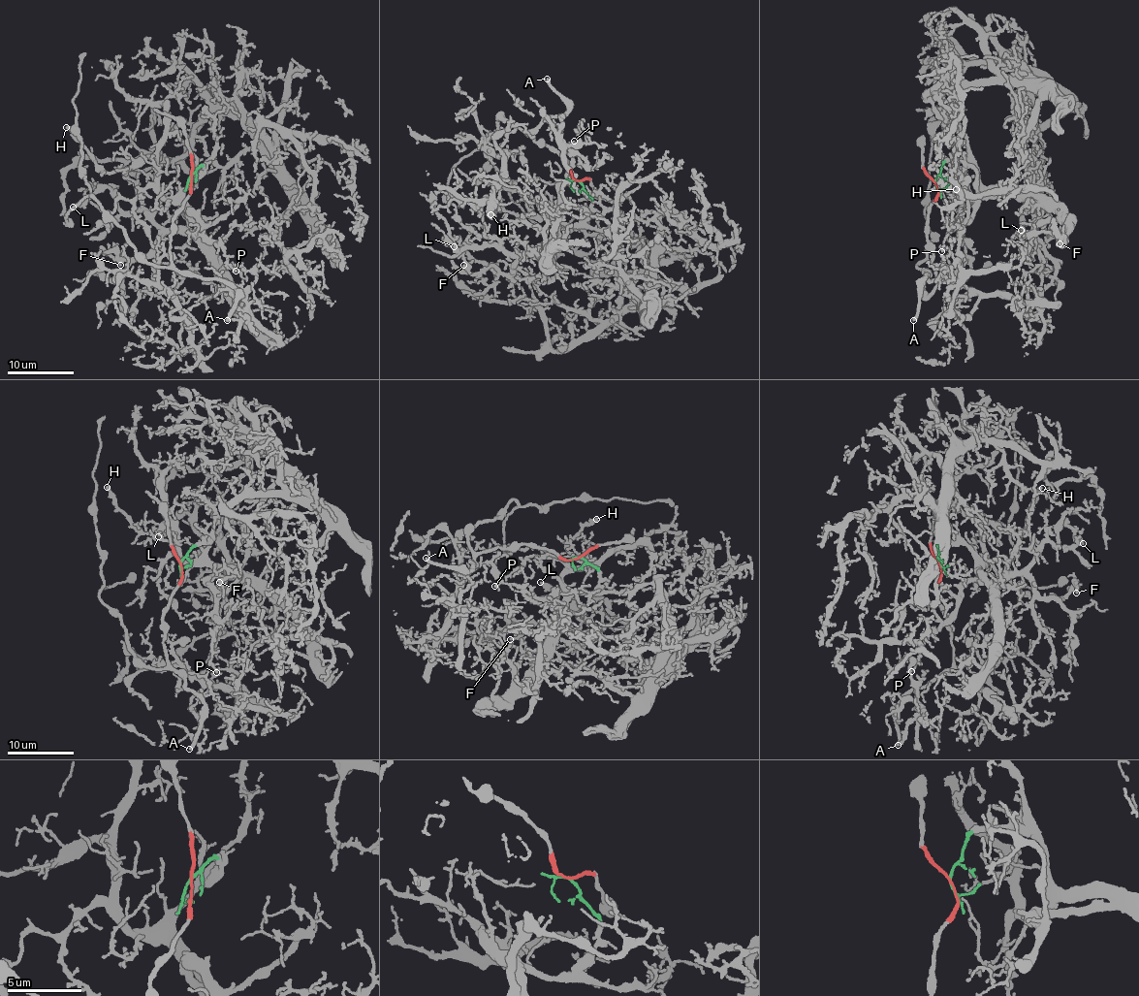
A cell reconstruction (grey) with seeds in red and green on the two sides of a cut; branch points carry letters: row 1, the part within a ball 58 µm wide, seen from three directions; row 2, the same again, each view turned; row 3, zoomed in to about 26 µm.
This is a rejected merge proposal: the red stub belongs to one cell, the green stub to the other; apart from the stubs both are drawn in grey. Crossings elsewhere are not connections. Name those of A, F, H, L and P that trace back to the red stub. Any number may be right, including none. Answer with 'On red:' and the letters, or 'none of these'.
On red: A

